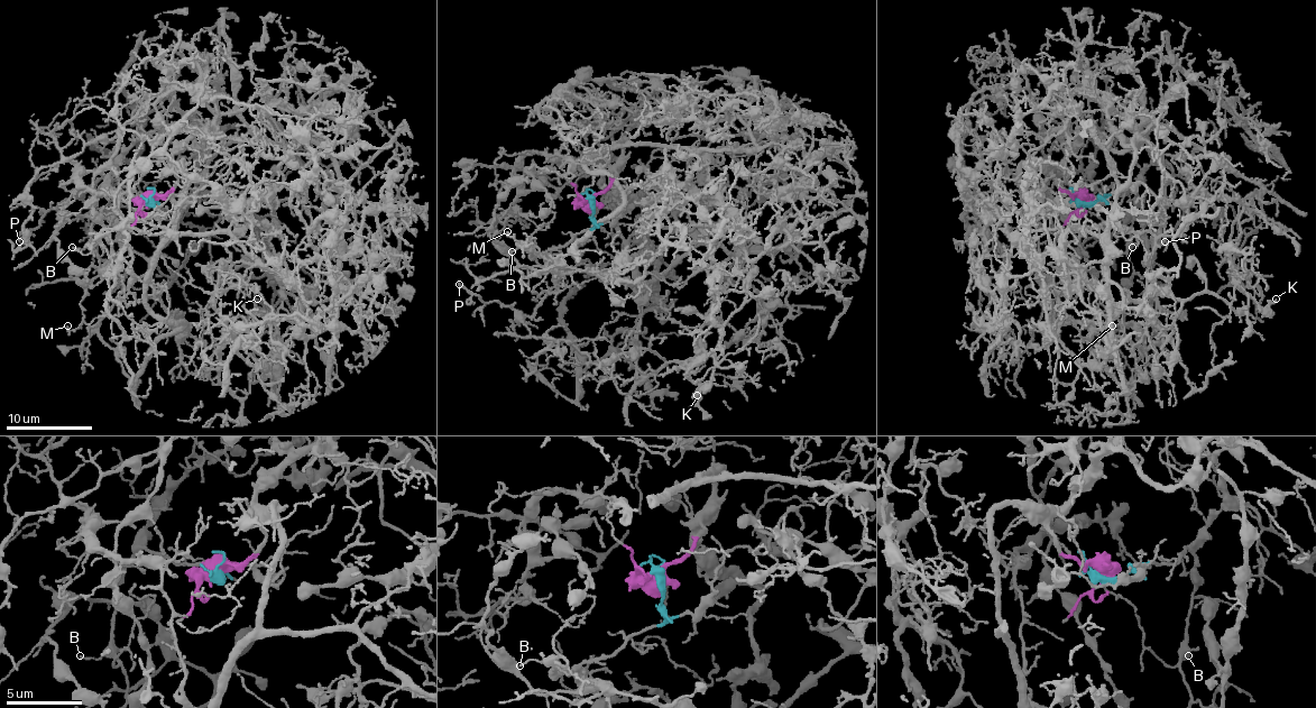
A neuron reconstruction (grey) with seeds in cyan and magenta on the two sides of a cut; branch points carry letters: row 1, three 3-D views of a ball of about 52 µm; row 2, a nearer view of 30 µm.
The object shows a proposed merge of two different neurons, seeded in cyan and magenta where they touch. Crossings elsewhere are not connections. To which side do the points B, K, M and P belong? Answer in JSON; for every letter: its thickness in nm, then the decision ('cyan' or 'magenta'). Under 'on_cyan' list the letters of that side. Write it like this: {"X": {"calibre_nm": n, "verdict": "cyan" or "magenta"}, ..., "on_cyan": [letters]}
{"B": {"calibre_nm": 110, "verdict": "cyan"}, "K": {"calibre_nm": 140, "verdict": "cyan"}, "M": {"calibre_nm": 180, "verdict": "cyan"}, "P": {"calibre_nm": 180, "verdict": "cyan"}, "on_cyan": ["B", "K", "M", "P"]}

